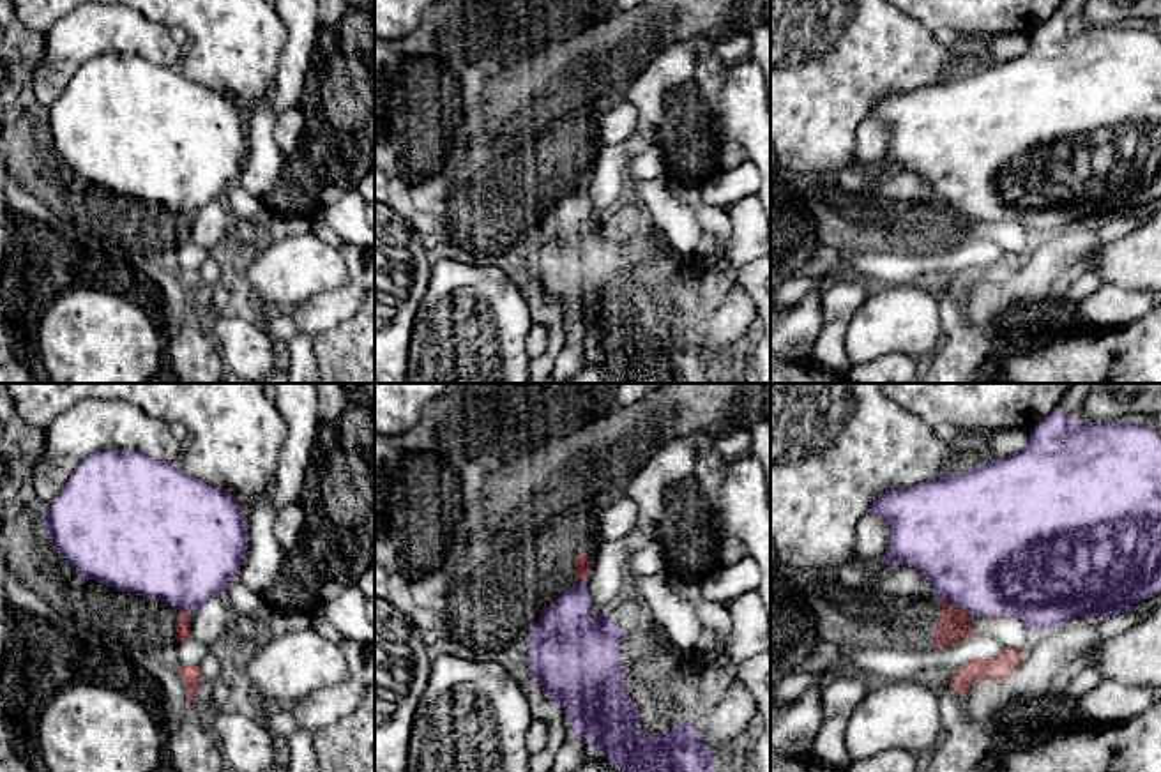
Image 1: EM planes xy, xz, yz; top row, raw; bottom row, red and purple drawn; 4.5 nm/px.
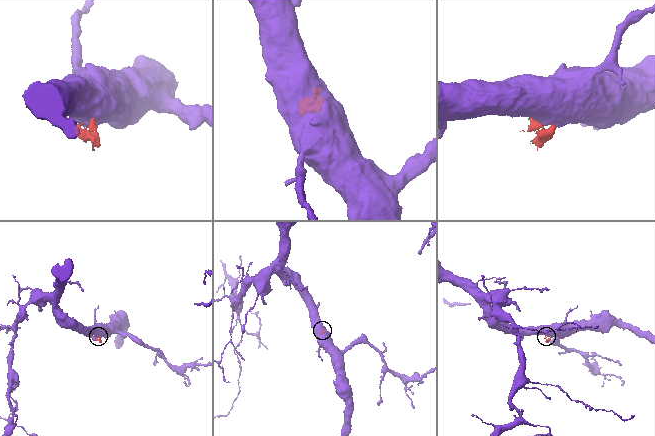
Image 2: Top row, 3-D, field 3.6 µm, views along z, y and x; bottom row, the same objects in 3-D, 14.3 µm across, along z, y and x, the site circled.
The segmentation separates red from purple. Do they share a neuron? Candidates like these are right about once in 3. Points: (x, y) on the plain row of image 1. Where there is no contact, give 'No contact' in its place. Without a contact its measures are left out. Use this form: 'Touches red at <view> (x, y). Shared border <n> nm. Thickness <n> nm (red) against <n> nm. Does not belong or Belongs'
Touches red at yz (956, 212). Shared border 160 nm. Thickness 140 nm (red) against 480 nm. Does not belong

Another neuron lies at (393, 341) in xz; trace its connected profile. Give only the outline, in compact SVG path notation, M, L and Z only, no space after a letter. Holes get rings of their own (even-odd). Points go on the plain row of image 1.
M399 300L396 314L375 330L375 383L406 383L410 334L419 304Z

